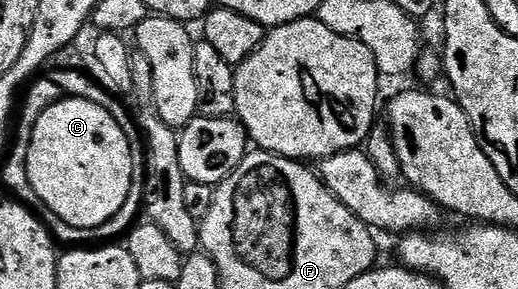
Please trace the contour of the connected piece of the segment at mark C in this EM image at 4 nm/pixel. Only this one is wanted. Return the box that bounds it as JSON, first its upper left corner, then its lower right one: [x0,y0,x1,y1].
[24,98,134,228]

